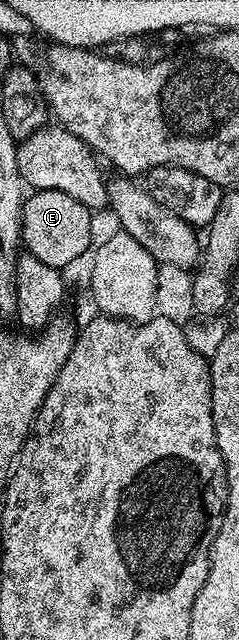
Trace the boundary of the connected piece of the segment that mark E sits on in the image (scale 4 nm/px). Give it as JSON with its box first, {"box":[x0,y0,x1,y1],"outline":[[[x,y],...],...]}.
{"box":[23,190,92,269],"outline":[[[32,190],[23,206],[23,241],[26,254],[45,261],[45,265],[66,269],[83,254],[90,252],[92,212],[81,201],[60,191]]]}

